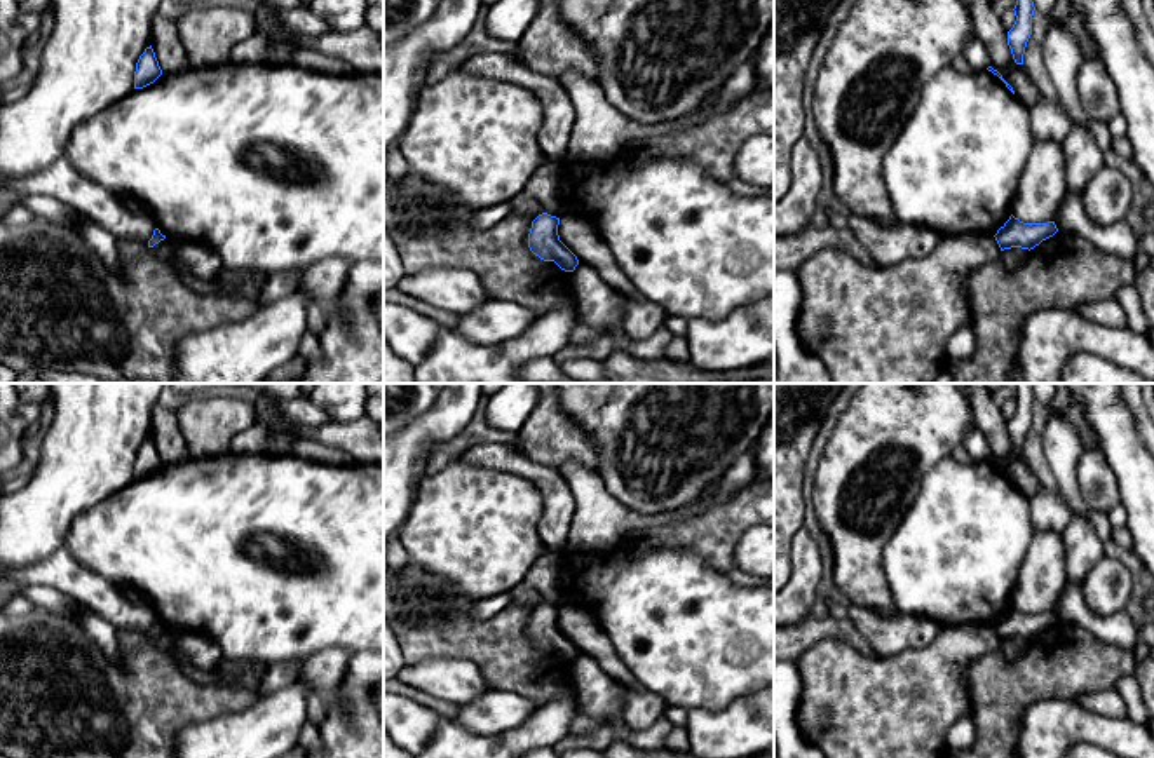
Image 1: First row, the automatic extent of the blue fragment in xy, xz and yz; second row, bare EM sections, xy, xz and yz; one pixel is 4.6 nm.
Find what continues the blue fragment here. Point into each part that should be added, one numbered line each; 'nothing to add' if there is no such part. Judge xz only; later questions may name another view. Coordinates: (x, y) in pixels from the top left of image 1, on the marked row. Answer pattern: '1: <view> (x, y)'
nothing to add

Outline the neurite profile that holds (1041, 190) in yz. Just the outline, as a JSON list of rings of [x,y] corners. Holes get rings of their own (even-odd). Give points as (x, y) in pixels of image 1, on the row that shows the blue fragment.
[[[1034,138],[1032,152],[1016,192],[1013,216],[1023,223],[1053,221],[1063,195],[1062,143]]]

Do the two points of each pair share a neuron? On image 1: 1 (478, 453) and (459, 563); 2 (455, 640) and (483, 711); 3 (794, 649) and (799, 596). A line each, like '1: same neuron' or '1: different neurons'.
1: different neurons
2: different neurons
3: different neurons

